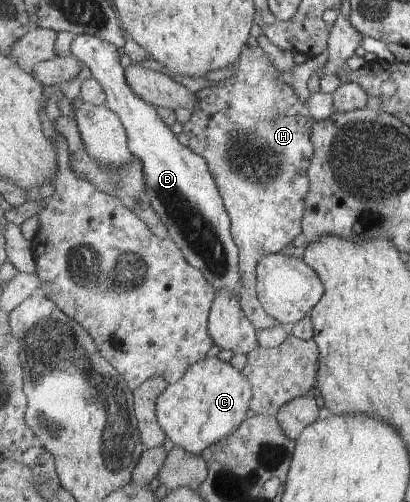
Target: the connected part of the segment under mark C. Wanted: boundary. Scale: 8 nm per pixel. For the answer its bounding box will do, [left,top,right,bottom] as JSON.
[156,356,254,455]

